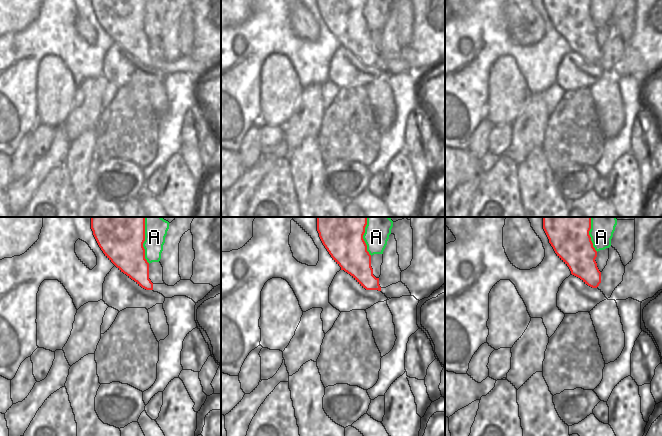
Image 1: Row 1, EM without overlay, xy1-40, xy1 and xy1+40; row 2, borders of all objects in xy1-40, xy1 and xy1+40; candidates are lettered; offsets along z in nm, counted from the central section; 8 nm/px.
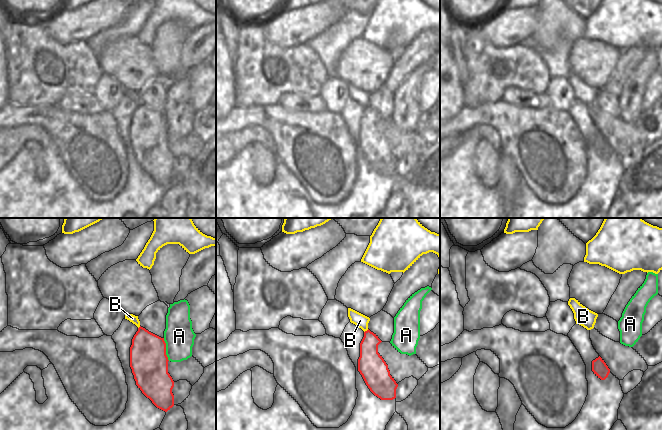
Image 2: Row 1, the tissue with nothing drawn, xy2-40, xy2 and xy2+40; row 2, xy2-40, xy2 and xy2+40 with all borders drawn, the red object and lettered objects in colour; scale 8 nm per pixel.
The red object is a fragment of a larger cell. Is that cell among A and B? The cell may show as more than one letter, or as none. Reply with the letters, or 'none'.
none

